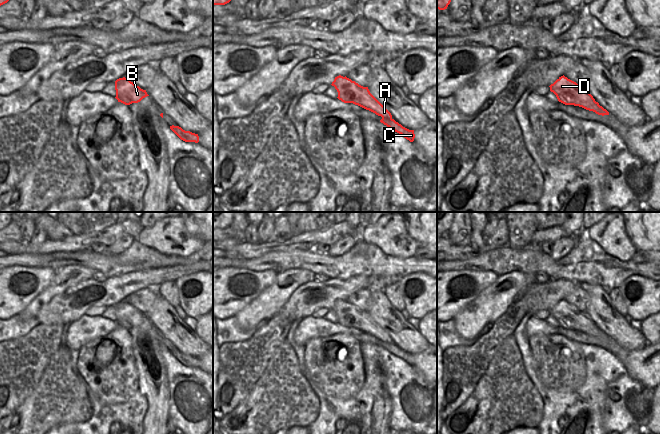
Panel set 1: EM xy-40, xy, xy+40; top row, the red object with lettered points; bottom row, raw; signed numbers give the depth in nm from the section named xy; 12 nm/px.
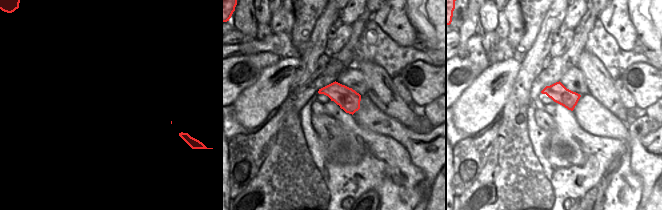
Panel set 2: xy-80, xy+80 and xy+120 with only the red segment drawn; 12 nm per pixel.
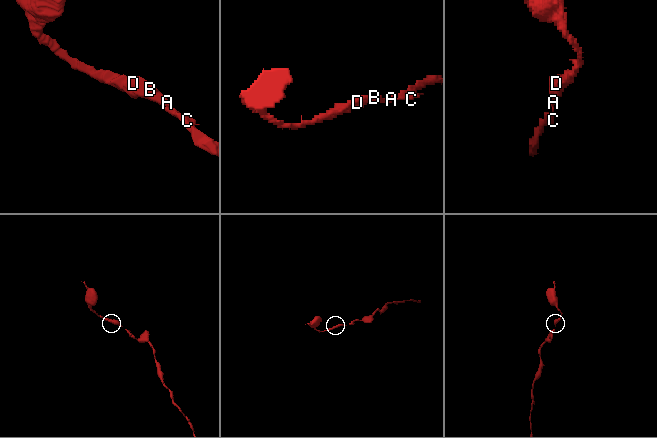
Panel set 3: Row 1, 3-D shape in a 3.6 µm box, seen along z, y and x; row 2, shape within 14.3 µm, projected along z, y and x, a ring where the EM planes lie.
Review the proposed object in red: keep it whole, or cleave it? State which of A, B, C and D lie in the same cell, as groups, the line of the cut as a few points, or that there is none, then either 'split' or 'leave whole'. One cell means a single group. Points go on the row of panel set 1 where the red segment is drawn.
A B C D; no cut; leave whole

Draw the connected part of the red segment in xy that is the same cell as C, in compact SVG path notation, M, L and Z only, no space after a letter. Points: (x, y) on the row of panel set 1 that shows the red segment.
M341 75L335 77L331 84L338 92L338 99L344 103L353 103L366 110L381 116L381 123L389 127L391 130L401 134L410 142L414 141L414 130L409 130L396 122L391 113L370 93L368 87L363 87Z

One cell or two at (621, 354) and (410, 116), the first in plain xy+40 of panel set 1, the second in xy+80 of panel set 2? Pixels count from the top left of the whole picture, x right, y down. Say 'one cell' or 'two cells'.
two cells

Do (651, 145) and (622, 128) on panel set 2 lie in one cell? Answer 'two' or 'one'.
one

